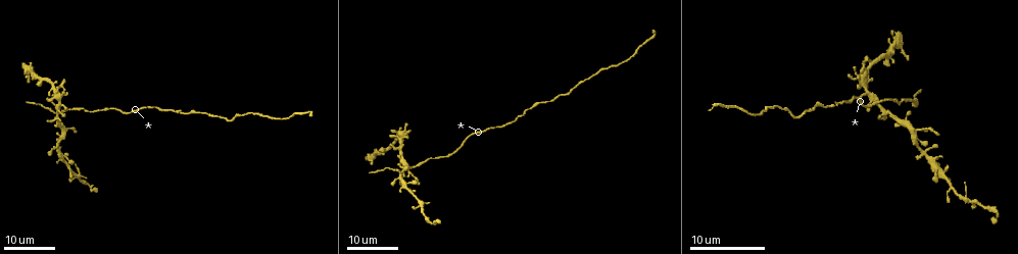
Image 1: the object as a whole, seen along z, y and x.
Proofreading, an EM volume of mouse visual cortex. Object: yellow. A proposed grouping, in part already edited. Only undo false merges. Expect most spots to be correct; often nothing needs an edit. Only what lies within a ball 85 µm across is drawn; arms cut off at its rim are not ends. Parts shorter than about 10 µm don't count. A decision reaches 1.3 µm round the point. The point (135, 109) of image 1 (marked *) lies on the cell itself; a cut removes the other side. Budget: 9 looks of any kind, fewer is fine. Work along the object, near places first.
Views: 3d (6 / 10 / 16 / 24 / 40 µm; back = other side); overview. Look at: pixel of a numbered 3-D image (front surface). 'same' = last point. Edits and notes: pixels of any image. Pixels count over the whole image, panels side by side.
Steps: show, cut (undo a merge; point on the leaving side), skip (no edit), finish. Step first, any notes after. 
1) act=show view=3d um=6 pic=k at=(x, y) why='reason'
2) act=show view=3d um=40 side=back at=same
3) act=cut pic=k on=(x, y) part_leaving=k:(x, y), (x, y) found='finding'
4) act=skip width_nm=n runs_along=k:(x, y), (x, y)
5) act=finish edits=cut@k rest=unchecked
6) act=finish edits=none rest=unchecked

act=show view=3d um=16 pic=1 at=(919, 148) why='three-way junction'

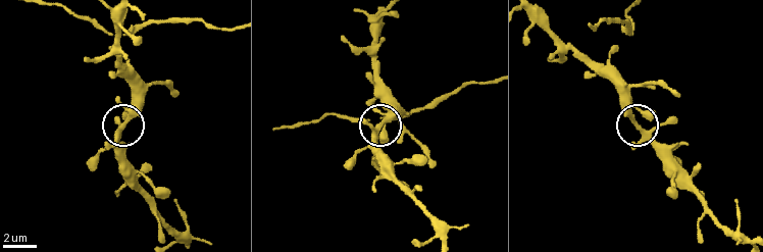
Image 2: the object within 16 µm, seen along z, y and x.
act=show view=3d um=6 pic=2 at=(379, 125)

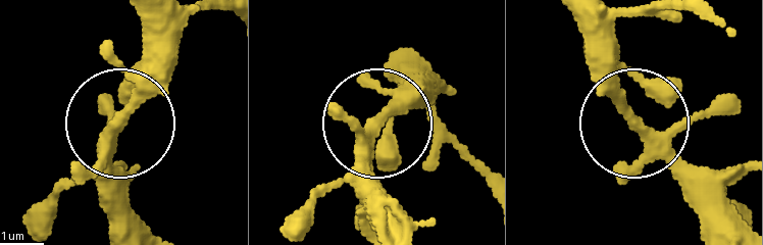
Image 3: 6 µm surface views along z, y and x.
act=skip width_nm=230 runs_along=3:(141, 21), (141, 88), (107, 193) found='one cell here'

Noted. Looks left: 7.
act=show view=3d um=24 pic=1 at=(908, 113) why='calibre changes'

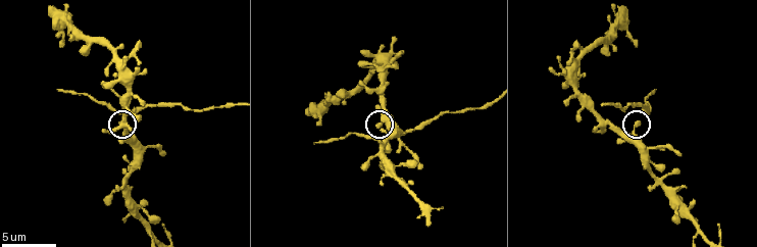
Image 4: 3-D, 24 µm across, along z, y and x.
act=show view=3d um=10 pic=4 at=(379, 127)

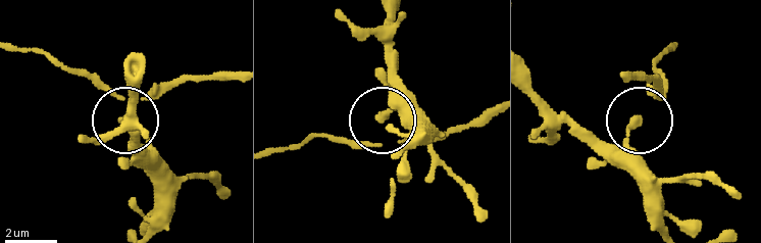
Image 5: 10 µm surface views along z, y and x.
act=skip found='one cell here'

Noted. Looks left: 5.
act=show view=3d um=24 pic=1 at=(199, 112) why='calibre changes'

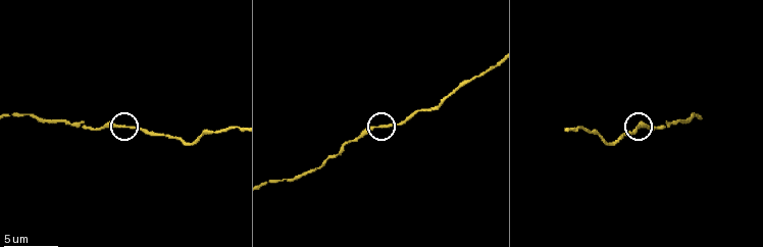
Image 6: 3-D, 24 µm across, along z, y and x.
act=show view=3d um=10 pic=6 at=(122, 127) why='zoom in'

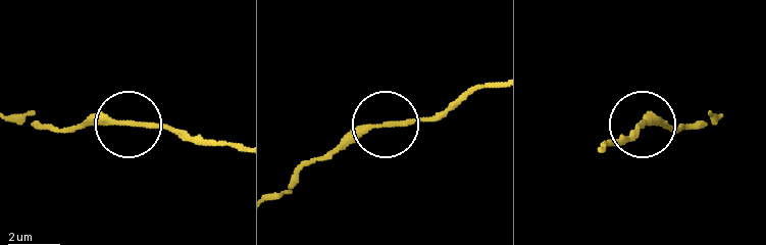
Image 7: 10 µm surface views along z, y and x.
act=skip found='all the same cell'

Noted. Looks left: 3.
act=show view=3d um=10 pic=6 at=(577, 129) why='sudden change in width'

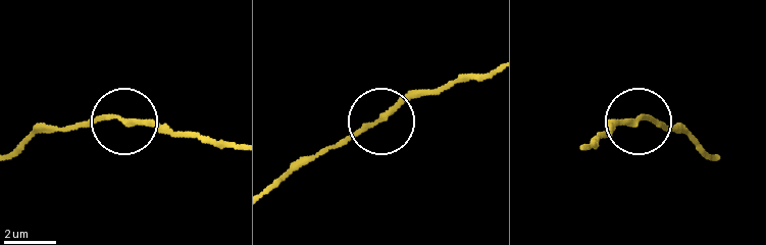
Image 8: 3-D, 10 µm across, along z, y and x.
act=skip runs_along=8:(269, 192), (302, 165), (445, 85) found='one cell here'

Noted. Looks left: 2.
act=finish edits=none rest=unchecked

